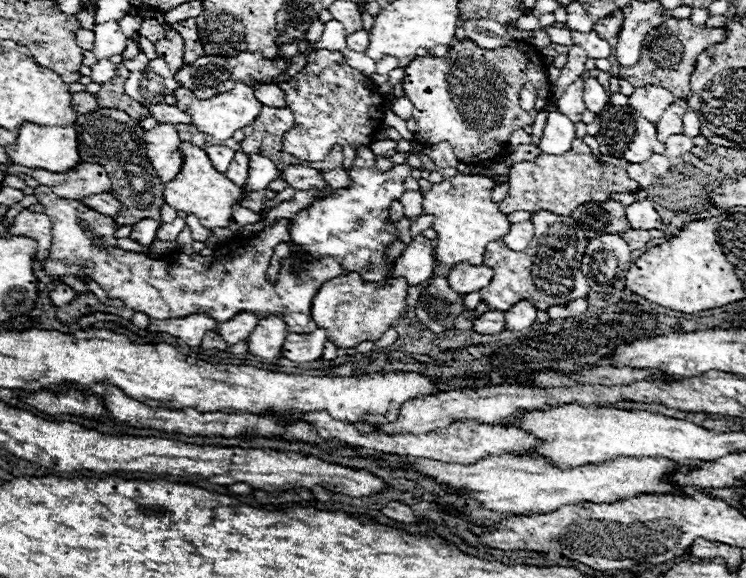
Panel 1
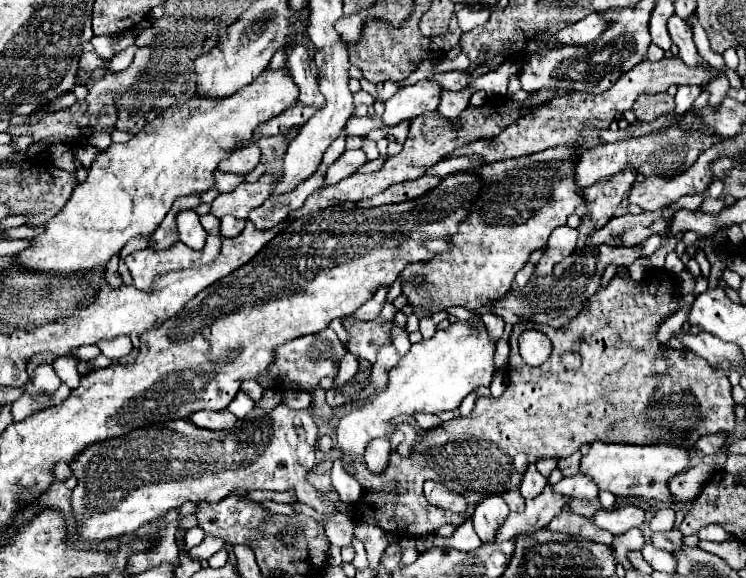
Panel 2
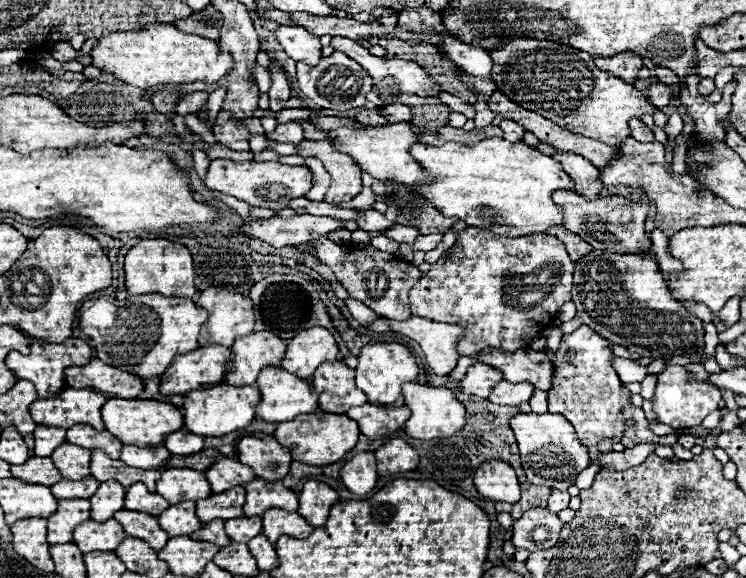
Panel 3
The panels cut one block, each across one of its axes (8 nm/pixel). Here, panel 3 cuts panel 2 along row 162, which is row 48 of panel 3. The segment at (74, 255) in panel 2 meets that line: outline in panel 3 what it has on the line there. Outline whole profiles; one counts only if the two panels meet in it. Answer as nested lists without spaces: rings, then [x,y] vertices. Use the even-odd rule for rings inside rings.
[[[146,24],[140,32],[116,32],[98,38],[92,52],[92,64],[102,72],[114,74],[118,80],[138,86],[150,88],[156,84],[188,84],[202,80],[206,84],[218,82],[232,68],[232,56],[222,54],[214,40],[184,34],[174,24]]]

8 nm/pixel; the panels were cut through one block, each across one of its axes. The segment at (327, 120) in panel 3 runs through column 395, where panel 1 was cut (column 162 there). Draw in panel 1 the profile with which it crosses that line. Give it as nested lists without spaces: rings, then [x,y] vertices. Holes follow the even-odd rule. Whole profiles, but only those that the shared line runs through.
[[[158,124],[156,128],[146,132],[148,142],[148,158],[158,172],[162,182],[170,182],[182,170],[182,152],[178,146],[182,144],[178,130],[172,124]]]

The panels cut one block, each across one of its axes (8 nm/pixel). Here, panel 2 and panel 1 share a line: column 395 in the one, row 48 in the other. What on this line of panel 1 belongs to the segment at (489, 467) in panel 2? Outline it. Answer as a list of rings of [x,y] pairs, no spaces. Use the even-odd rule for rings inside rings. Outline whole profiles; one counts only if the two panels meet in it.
[[[464,40],[452,46],[446,56],[442,58],[430,58],[430,56],[418,56],[404,68],[404,94],[414,104],[412,116],[418,120],[418,130],[414,138],[422,144],[438,144],[438,142],[450,142],[456,158],[464,164],[478,164],[484,160],[492,160],[500,154],[504,154],[506,144],[510,136],[524,128],[534,124],[534,112],[520,112],[520,90],[526,82],[534,82],[534,88],[540,98],[540,108],[546,106],[546,98],[550,94],[550,84],[546,76],[546,66],[542,64],[540,52],[522,40],[512,40],[508,46],[500,46],[496,50],[484,50],[478,48],[474,42]]]

